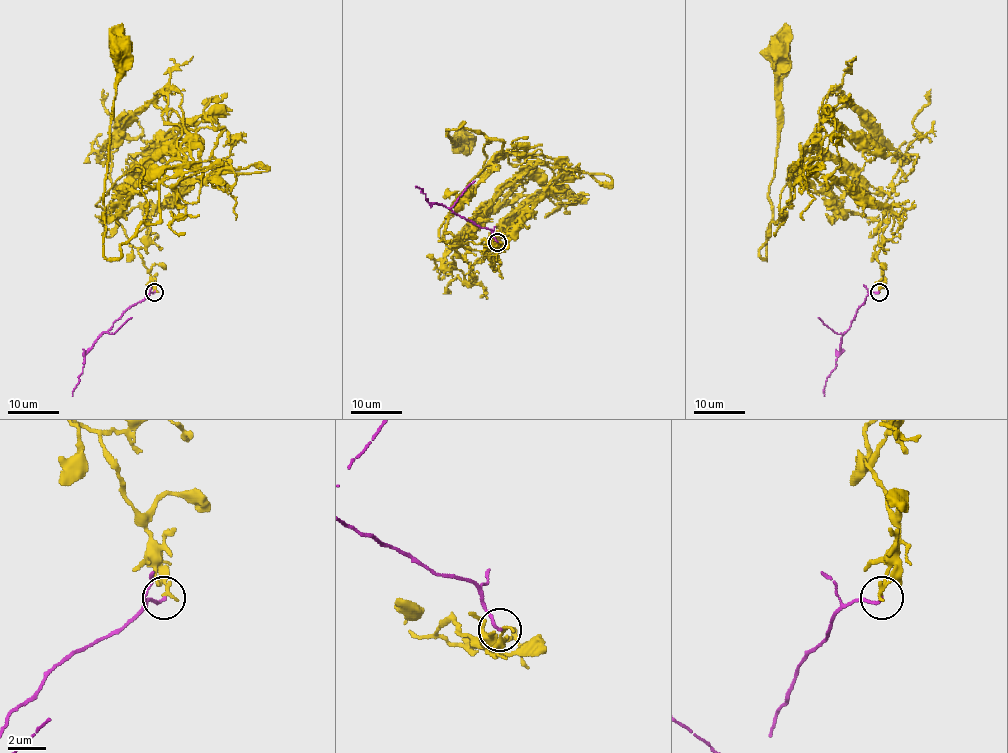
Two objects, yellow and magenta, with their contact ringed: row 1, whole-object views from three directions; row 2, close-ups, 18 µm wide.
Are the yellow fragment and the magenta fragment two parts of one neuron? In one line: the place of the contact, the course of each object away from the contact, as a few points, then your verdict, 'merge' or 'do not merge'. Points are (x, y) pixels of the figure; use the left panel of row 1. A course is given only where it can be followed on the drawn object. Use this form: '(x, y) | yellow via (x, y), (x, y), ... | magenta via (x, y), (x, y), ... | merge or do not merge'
(154, 292) | yellow via (155, 291), (141, 254), (96, 206), (143, 169), (146, 217), (116, 259), (103, 251), (104, 187), (124, 50) | magenta via (155, 292), (130, 306), (85, 355), (72, 396) | do not merge

